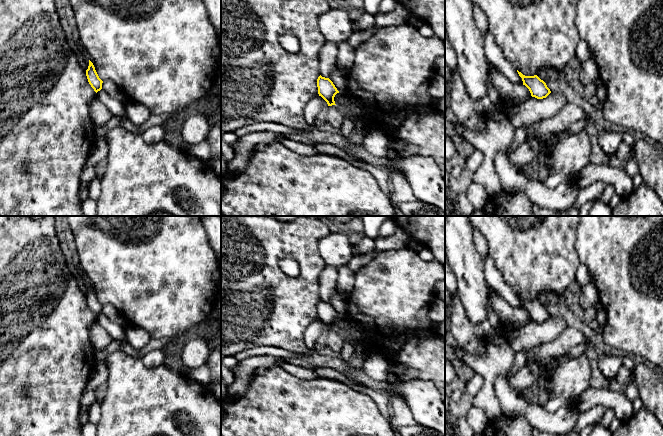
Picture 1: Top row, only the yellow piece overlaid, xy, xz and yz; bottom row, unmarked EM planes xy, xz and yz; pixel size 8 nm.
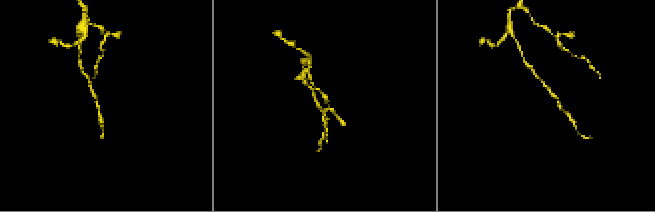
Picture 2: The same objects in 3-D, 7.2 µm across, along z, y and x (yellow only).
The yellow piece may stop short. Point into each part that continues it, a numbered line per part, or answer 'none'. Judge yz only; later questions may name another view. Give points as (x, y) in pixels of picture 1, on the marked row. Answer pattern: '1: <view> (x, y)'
none

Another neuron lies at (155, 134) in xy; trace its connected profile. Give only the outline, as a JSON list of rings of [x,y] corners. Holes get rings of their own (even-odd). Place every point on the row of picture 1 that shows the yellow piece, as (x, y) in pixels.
[[[164,125],[152,126],[141,135],[145,143],[149,145],[156,144],[164,140],[166,136],[166,129]]]

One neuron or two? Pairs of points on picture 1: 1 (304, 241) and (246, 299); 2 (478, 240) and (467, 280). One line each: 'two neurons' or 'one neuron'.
1: one neuron
2: two neurons

